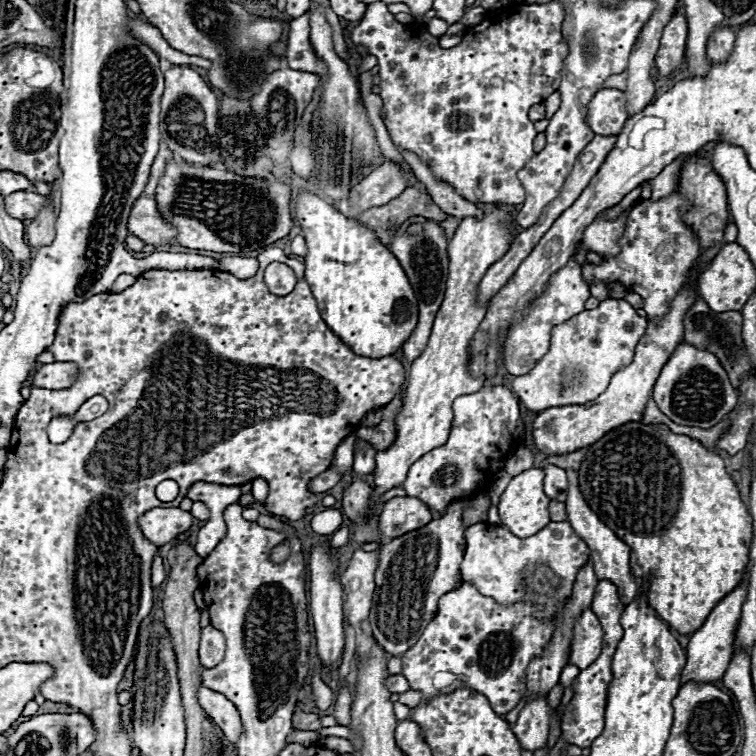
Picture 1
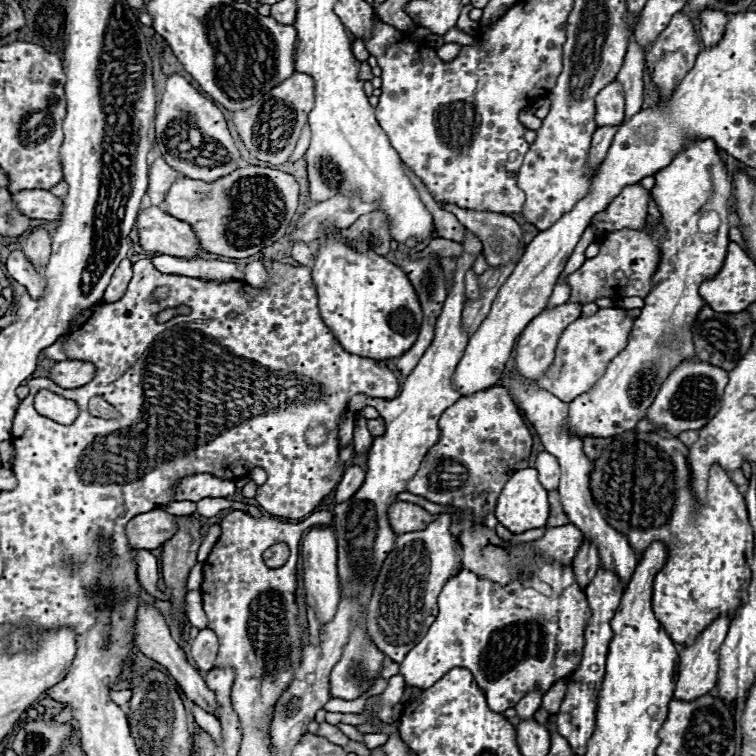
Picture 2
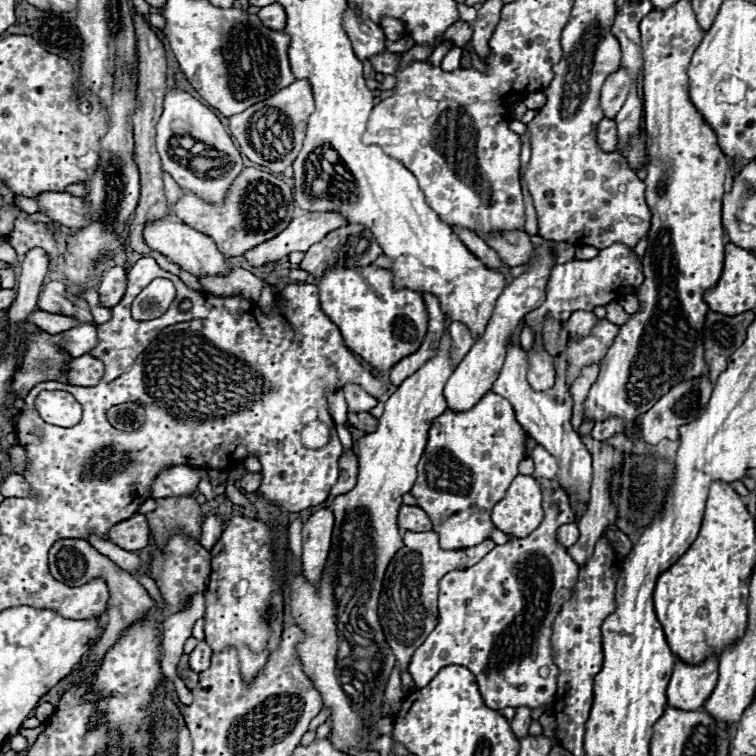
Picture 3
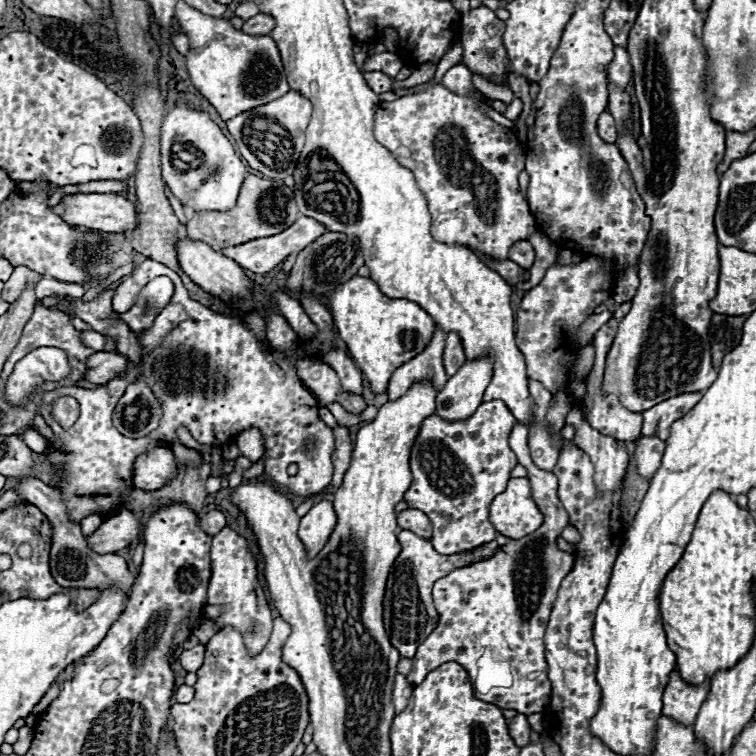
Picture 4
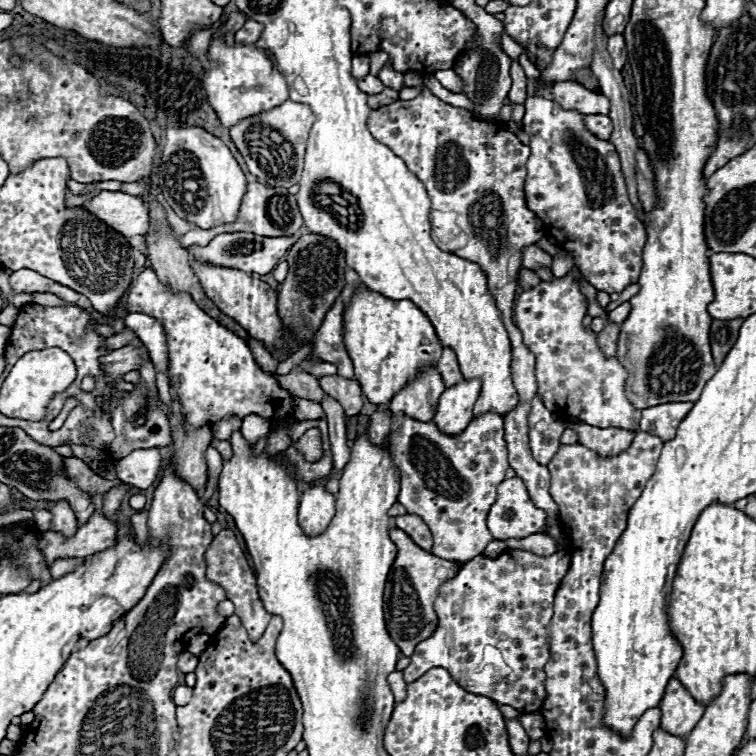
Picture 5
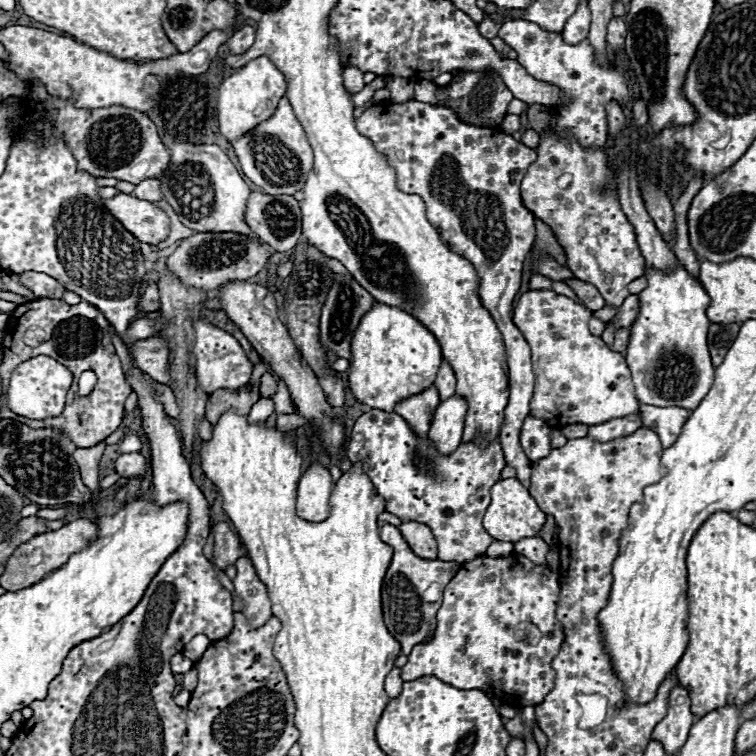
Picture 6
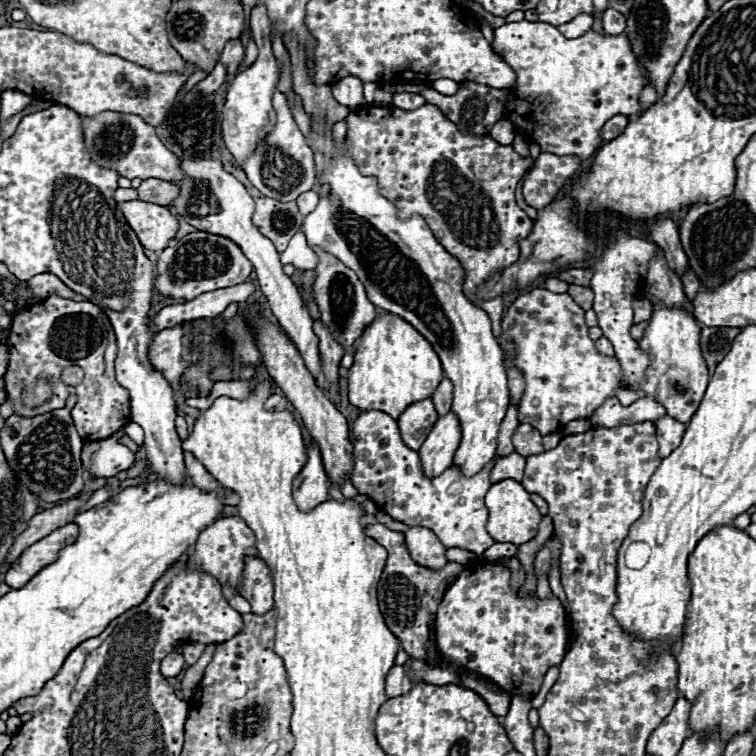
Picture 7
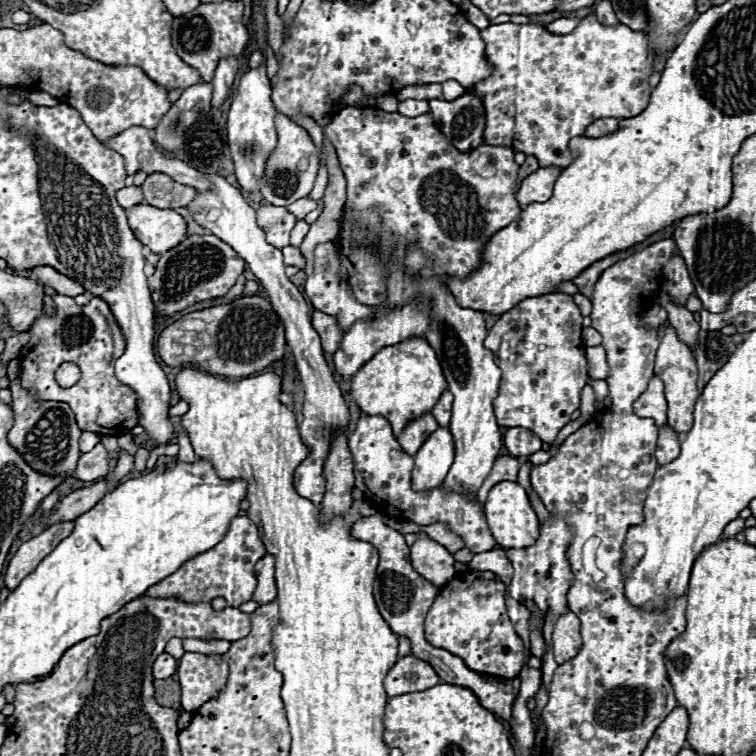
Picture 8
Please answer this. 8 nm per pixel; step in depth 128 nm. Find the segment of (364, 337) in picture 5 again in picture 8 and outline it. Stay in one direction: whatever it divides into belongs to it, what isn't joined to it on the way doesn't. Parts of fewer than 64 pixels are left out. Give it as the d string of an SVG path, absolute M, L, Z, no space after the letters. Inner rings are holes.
M412 336L400 344L380 348L352 376L350 394L354 396L354 402L360 406L362 412L384 416L392 424L394 434L398 436L412 418L430 412L446 388L448 384L434 350L424 338Z

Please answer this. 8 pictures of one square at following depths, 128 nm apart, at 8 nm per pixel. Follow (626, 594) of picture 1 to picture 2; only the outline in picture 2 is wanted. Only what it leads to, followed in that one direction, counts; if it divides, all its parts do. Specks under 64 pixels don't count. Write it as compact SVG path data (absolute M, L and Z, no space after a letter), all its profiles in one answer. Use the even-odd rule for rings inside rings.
M508 378L508 382L504 384L512 396L512 400L520 406L520 410L526 414L526 418L534 424L536 432L540 434L542 442L544 442L544 448L546 452L550 452L552 456L556 456L558 464L560 464L560 470L562 470L562 478L560 478L560 500L562 500L562 506L564 506L564 512L568 514L570 518L570 524L578 526L584 536L594 542L594 546L598 548L598 556L600 556L600 564L604 570L612 570L622 586L626 588L636 566L638 566L638 556L636 552L630 548L628 540L612 530L612 526L608 526L608 522L604 522L604 518L600 516L600 512L596 510L596 504L592 502L592 494L590 494L590 486L588 486L588 474L592 470L592 462L584 456L582 452L582 440L580 438L574 438L568 434L566 430L566 418L568 418L568 404L566 402L560 402L556 396L532 386L528 380L520 378L520 380L514 380L514 378Z

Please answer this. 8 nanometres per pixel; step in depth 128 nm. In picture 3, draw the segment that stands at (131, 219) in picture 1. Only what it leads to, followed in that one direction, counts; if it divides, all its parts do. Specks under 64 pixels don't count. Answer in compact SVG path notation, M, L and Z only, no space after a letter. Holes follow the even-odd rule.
M160 218L160 220L146 222L144 242L148 244L150 250L156 250L156 252L172 258L172 262L176 262L182 270L188 270L194 276L206 276L206 274L220 276L230 270L230 266L226 264L226 256L216 250L216 244L212 242L212 238L208 238L206 234L202 234L174 218Z

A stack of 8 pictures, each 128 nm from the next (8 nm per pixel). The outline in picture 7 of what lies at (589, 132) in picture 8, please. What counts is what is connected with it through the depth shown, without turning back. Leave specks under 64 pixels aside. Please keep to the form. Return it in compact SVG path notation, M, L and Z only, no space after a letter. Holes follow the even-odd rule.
M616 115L610 118L600 131L600 137L605 141L610 141L624 132L628 126L628 116Z

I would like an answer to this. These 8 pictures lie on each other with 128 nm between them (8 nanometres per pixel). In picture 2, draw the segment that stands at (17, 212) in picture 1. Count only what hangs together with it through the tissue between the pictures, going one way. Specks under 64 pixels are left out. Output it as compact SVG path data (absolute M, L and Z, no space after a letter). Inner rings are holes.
M20 190L12 194L16 208L36 220L58 220L62 210L62 198L52 196L48 190Z

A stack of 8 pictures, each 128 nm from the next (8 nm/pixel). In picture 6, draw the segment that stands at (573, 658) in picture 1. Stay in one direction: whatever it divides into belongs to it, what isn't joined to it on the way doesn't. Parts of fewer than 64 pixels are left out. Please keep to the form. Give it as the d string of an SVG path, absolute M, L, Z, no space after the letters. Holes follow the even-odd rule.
M418 100L376 104L362 112L356 128L360 134L372 138L376 150L386 154L392 166L396 166L400 190L424 198L428 220L442 232L444 244L470 260L480 276L478 296L504 336L510 370L510 400L500 428L500 442L508 466L516 470L516 478L530 490L534 464L520 446L520 430L530 414L534 372L530 346L514 326L510 312L514 296L520 290L524 258L536 238L534 214L520 198L520 182L528 166L536 160L536 152L500 130L468 126L452 108ZM510 554L504 558L478 556L462 564L444 590L434 638L412 648L408 664L402 668L402 678L412 682L412 678L432 674L460 690L480 688L492 698L500 698L504 704L514 708L538 706L554 686L554 670L550 662L564 642L562 626L554 618L560 600L558 594L558 572L552 572L548 564L534 564L520 554Z

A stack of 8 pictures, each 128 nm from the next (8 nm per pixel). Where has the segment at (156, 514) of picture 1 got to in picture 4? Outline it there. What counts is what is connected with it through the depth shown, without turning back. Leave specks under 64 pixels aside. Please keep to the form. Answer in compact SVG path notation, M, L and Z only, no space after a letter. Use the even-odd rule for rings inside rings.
M124 508L120 510L120 514L104 520L102 526L92 536L86 538L86 542L98 554L110 554L128 548L132 542L140 540L140 532L140 520L130 510Z

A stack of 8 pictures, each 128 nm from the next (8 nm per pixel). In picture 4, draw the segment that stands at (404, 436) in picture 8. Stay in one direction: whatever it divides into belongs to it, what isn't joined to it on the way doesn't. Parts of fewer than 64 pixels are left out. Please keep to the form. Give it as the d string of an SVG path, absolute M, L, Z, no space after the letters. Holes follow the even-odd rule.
M436 326L434 336L432 336L430 344L424 348L424 352L420 352L418 356L414 356L412 360L408 360L406 364L402 364L400 368L394 370L394 374L388 382L390 400L400 398L400 394L404 394L404 390L408 390L408 386L412 386L412 382L432 380L438 390L444 386L444 382L448 380L444 366L442 366L444 340L446 340L446 332L440 326Z

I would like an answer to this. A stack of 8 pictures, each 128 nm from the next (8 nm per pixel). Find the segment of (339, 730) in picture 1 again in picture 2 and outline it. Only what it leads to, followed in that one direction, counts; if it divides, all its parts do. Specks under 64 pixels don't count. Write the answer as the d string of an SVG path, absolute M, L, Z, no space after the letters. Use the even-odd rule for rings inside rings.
M367 733L364 734L364 741L368 749L382 746L388 740L388 734L385 733Z

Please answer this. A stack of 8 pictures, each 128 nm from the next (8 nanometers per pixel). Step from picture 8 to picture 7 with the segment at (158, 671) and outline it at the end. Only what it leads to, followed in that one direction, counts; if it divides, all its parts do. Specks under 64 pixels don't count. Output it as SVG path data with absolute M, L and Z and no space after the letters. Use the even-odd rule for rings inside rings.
M168 654L164 660L162 660L162 666L160 666L160 672L166 676L166 678L172 678L172 676L178 676L182 670L184 670L186 662L182 658L182 654Z

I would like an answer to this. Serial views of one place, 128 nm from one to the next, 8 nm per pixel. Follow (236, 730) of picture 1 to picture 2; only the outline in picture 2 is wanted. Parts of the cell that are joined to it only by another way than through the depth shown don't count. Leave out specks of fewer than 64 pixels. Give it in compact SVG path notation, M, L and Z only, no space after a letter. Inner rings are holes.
M140 602L140 606L138 606L138 618L136 618L136 626L134 626L134 644L136 644L148 658L152 658L152 660L156 660L158 664L162 664L162 666L172 674L172 678L178 682L178 686L182 688L182 692L184 692L194 704L198 704L200 708L204 708L204 710L210 712L210 714L216 714L216 712L218 712L220 704L218 704L218 700L216 700L216 694L206 686L206 682L204 682L204 678L200 676L200 672L186 660L184 650L182 650L182 648L178 646L178 642L172 638L170 628L168 628L168 624L164 622L162 614L160 614L156 608L152 608L152 606L144 604L144 602Z

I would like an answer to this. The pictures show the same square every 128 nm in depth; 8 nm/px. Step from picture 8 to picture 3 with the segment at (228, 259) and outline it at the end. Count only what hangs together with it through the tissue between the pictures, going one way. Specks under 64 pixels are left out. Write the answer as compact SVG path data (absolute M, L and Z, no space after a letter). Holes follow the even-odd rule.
M302 212L294 218L286 230L282 230L276 238L248 250L244 258L252 266L264 266L266 262L280 260L290 252L306 252L312 244L320 242L328 232L346 226L348 220L340 212Z

